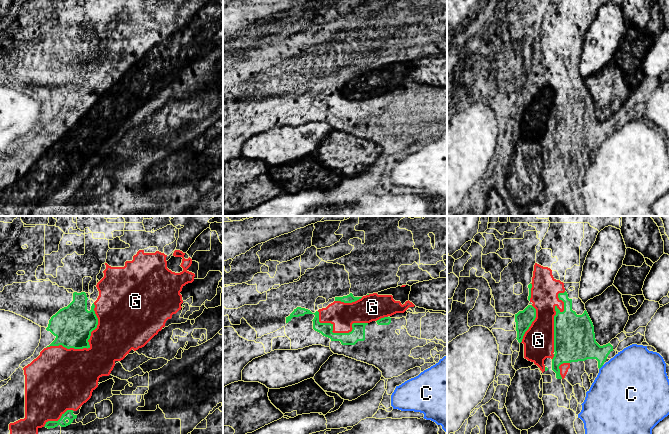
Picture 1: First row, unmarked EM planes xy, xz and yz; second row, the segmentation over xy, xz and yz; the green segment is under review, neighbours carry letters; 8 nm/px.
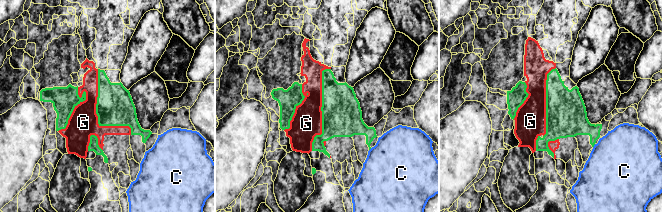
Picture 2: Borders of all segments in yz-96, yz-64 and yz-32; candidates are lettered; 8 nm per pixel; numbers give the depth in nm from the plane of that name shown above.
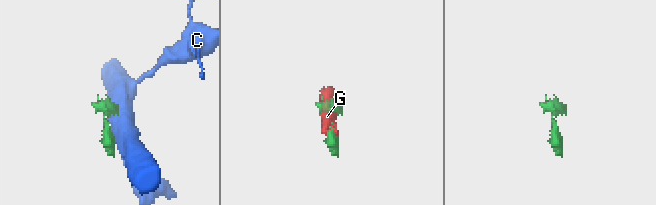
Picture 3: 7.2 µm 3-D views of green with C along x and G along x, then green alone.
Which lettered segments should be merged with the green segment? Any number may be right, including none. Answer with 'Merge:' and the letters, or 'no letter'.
Merge: no letter

